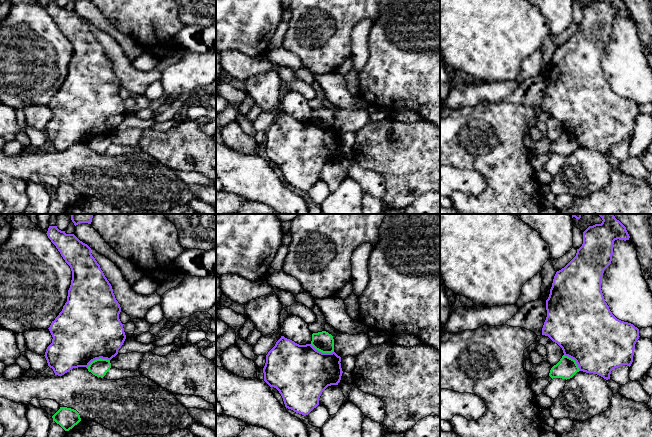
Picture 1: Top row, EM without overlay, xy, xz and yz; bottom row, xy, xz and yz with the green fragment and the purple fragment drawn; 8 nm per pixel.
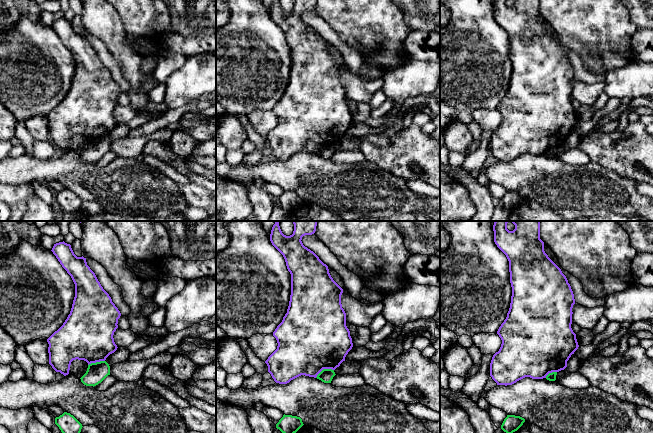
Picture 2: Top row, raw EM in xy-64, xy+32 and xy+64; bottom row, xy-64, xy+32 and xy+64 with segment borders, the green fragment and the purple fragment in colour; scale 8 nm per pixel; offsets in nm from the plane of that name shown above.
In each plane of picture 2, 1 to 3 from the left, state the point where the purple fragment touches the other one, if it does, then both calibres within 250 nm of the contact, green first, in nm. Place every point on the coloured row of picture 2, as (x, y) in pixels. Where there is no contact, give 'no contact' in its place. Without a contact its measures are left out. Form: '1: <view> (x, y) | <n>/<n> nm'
1: xy-64 (96, 362) | 160/420 nm
2: xy+32 (324, 369) | 110/500 nm
3: xy+64 (550, 373) | 60/500 nm

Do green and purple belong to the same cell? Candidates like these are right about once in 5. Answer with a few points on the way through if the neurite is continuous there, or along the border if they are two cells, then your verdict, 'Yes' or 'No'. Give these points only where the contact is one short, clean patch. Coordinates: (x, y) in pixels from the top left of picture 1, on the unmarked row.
Boundary: xy (109, 135), (96, 134), (86, 143). No

